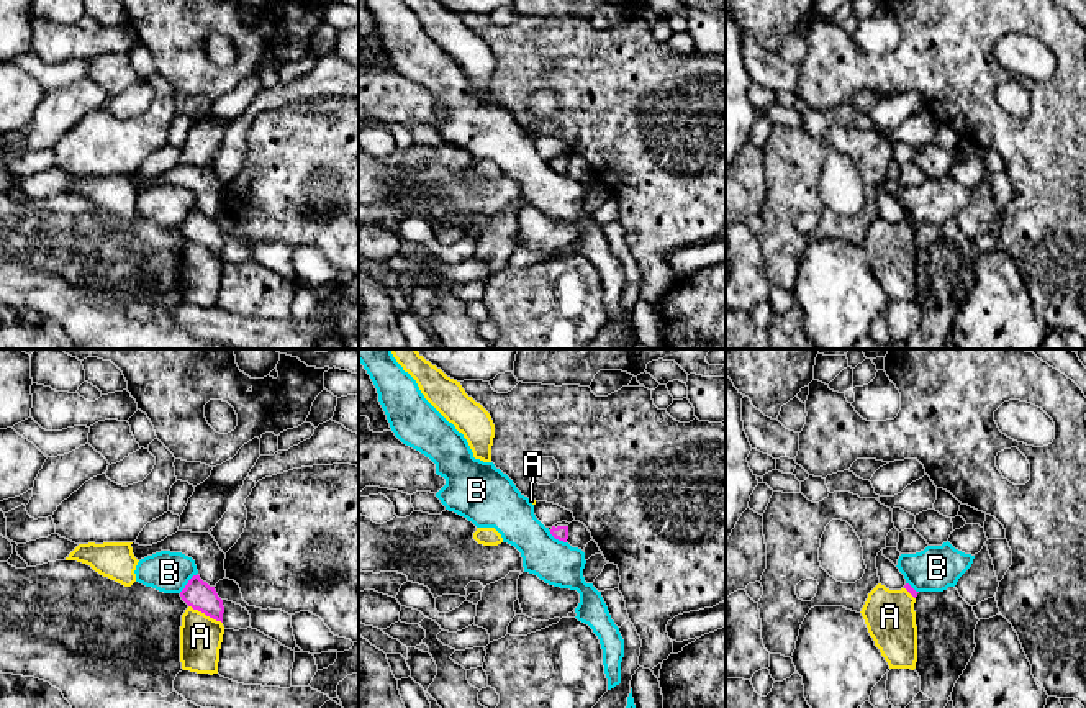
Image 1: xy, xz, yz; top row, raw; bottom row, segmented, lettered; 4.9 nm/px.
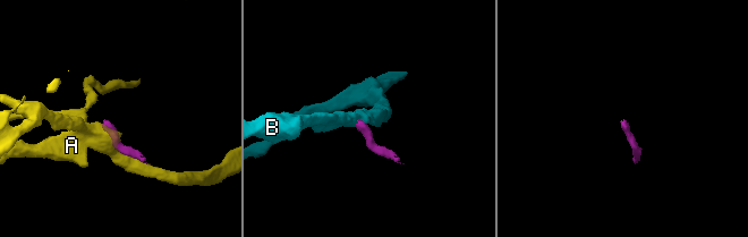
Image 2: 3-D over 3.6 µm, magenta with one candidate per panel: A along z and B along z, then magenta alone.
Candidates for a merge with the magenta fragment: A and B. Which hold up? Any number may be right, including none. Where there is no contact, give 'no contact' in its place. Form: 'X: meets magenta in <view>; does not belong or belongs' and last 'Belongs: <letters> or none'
A: meets magenta in xy; does not belong
B: meets magenta in xy; does not belong
Belongs: none

